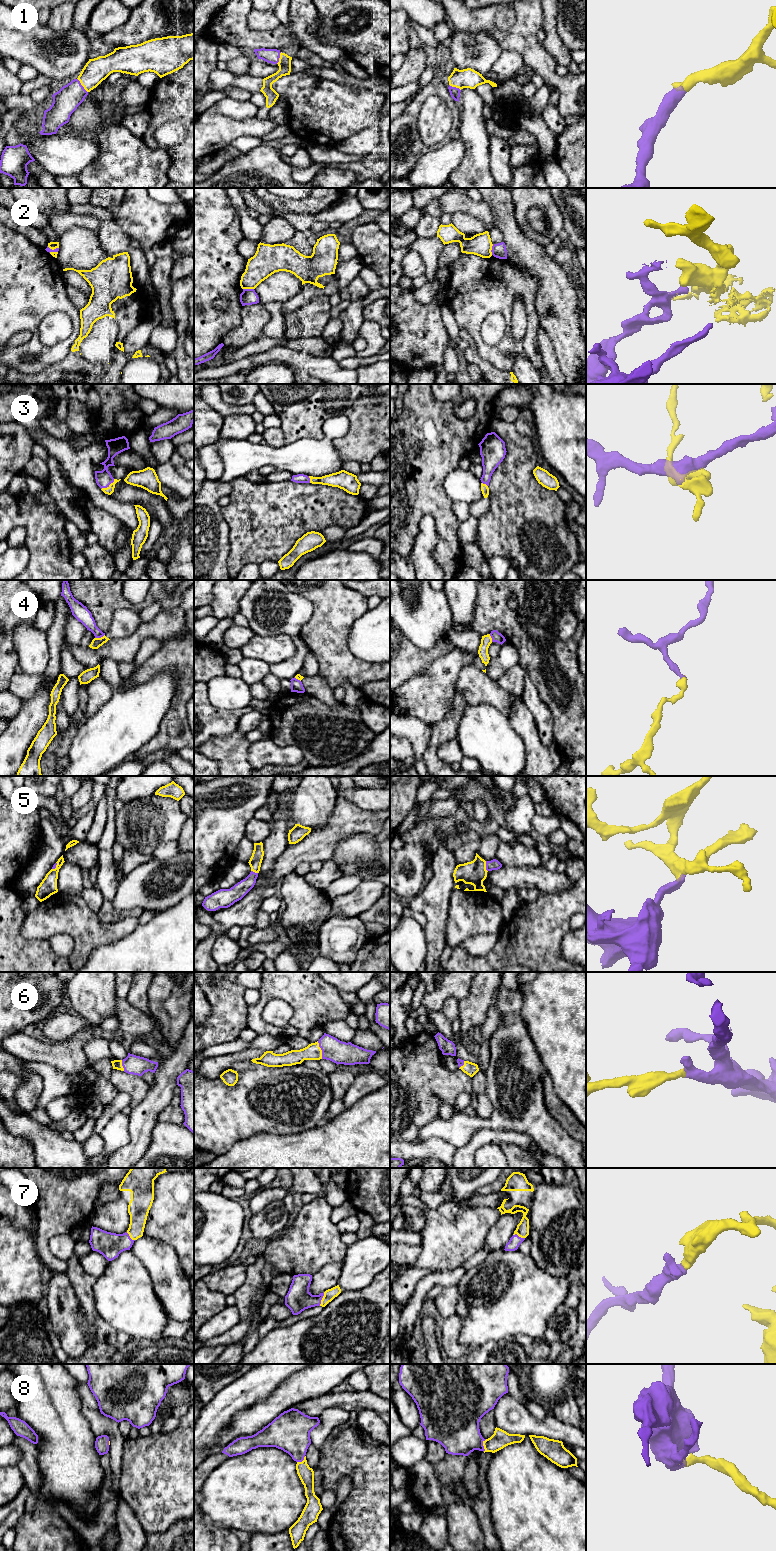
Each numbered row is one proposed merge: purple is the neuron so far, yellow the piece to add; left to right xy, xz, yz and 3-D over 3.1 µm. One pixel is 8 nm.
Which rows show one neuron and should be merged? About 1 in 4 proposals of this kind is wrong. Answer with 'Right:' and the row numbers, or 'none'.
Right: 1, 3, 5, 6, 7, 8

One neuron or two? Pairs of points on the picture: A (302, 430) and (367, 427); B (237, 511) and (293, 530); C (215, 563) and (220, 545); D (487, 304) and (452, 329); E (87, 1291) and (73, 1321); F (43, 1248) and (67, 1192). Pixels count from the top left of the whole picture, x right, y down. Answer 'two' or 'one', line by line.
A: one
B: one
C: one
D: two
E: two
F: one

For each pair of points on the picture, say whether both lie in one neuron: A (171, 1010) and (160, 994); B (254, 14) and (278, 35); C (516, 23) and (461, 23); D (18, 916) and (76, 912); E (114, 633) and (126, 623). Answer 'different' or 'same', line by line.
A: same
B: different
C: same
D: different
E: same

